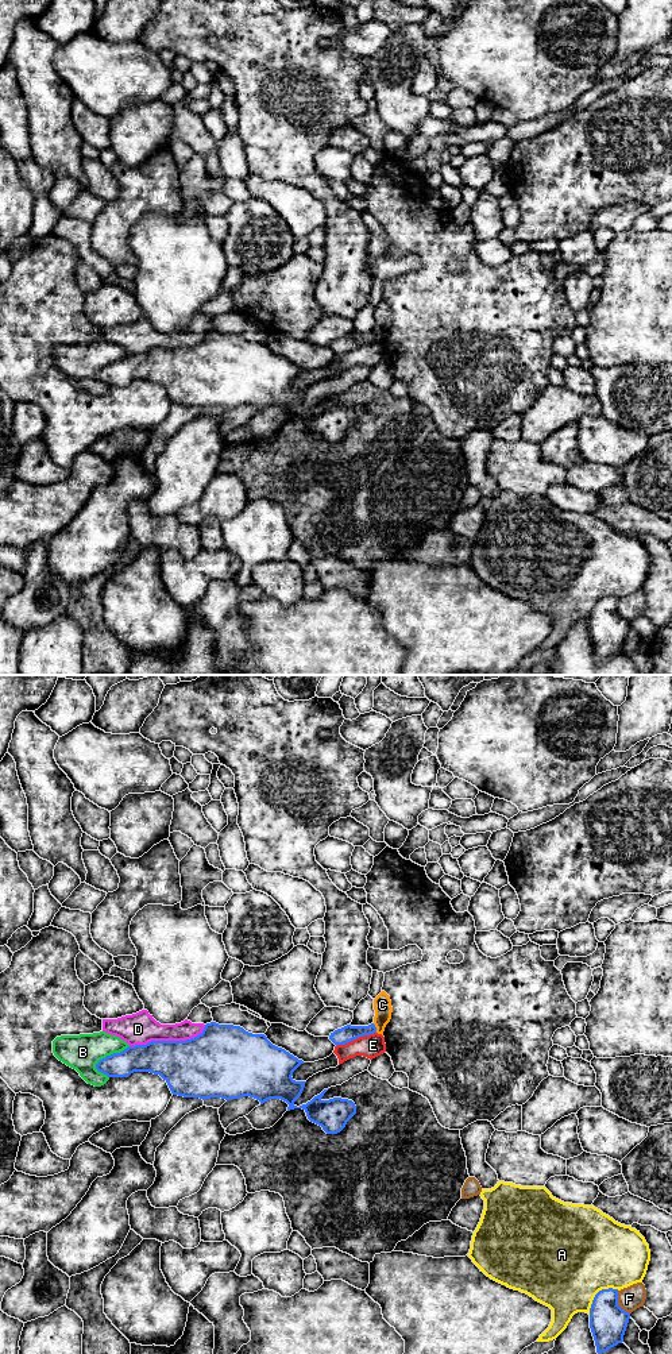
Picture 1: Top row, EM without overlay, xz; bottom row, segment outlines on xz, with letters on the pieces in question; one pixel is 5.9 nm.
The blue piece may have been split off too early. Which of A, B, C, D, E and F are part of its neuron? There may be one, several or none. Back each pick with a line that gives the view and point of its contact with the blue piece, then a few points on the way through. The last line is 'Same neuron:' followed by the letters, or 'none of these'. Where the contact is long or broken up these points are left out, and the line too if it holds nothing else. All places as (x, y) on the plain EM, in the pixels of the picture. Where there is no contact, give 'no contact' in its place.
Same neuron: none of these

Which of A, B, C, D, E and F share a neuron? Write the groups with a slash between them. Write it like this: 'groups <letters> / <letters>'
groups A / B / C / D / E / F

